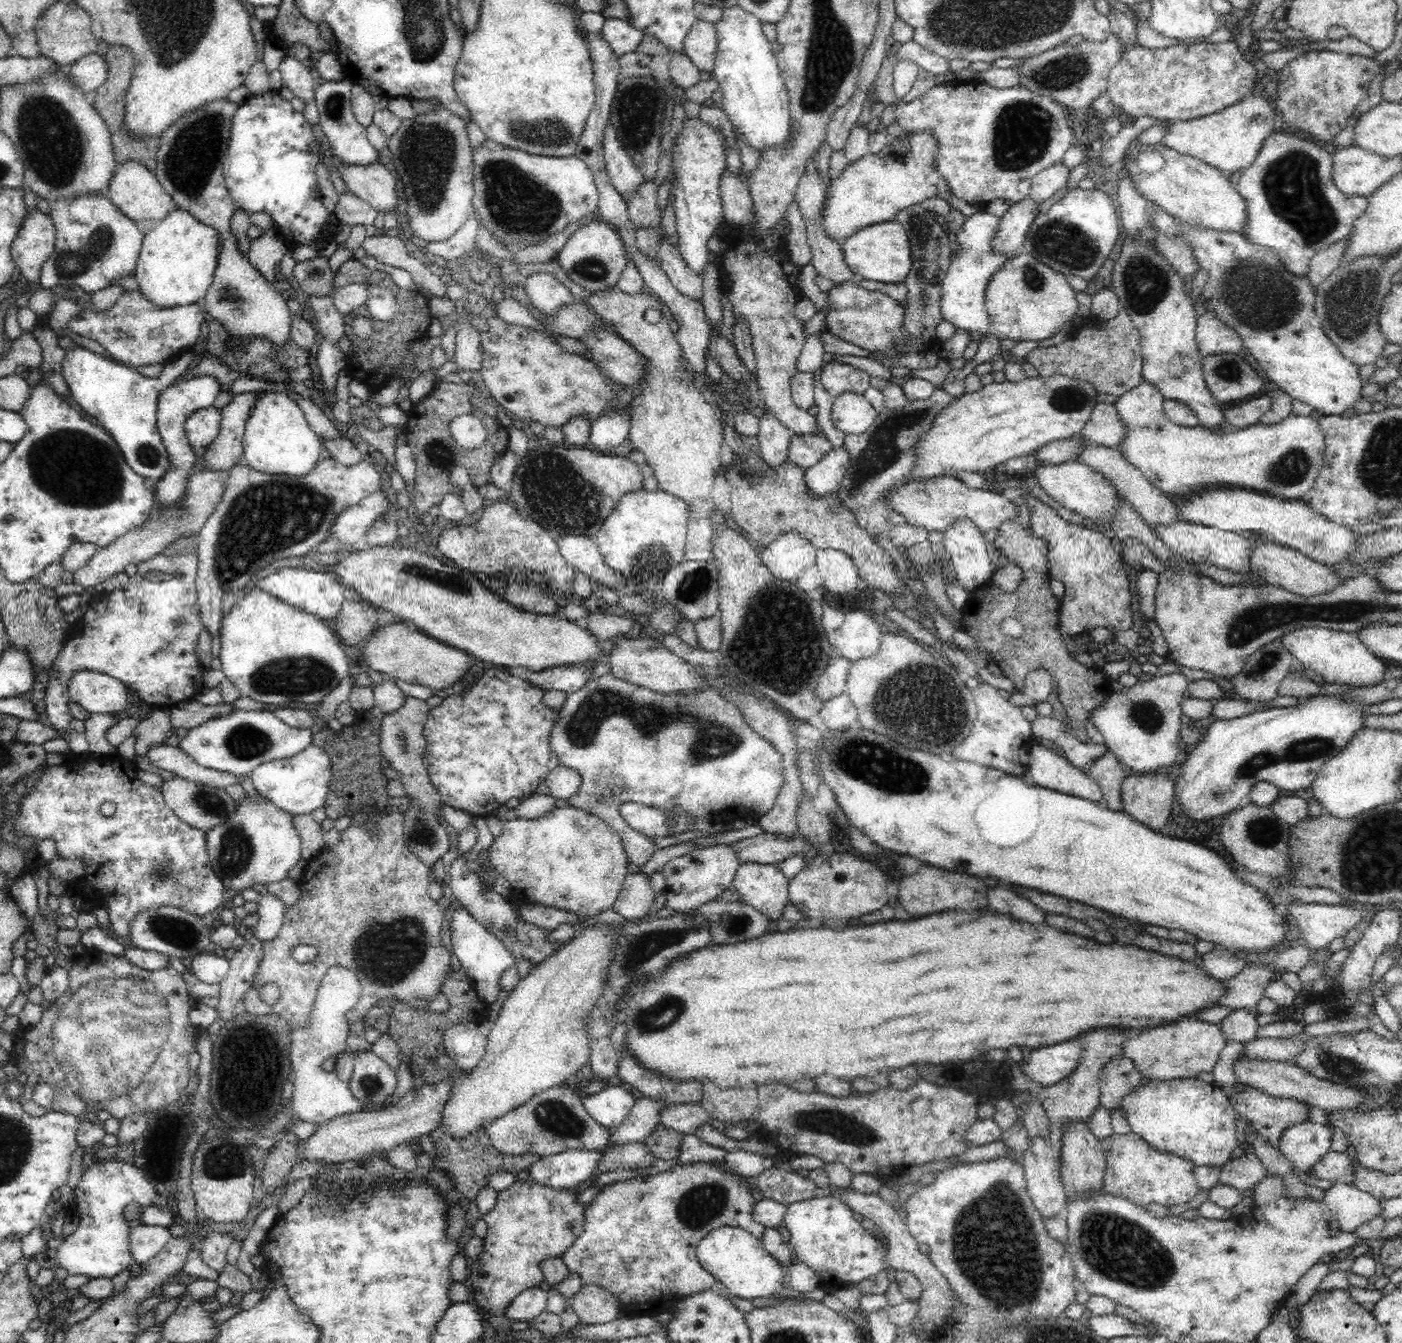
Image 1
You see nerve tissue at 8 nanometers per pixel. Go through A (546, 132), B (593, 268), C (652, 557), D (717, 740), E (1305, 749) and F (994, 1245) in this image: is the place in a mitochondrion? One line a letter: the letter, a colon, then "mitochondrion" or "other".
A: mitochondrion
B: mitochondrion
C: mitochondrion
D: mitochondrion
E: mitochondrion
F: mitochondrion

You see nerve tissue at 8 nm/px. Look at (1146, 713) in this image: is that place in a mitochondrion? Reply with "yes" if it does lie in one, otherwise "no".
yes

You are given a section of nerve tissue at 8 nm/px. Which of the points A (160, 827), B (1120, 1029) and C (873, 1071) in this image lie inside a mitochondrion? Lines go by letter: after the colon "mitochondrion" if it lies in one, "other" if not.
A: other
B: other
C: other

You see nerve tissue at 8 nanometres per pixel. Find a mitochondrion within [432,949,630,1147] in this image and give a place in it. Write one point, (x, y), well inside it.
(553, 1116)

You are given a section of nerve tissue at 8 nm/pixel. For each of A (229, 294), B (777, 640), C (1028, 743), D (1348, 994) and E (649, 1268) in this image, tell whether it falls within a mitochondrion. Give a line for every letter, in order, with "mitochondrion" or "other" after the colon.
A: mitochondrion
B: mitochondrion
C: other
D: other
E: other

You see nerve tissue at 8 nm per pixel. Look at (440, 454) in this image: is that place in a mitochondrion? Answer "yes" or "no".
yes

